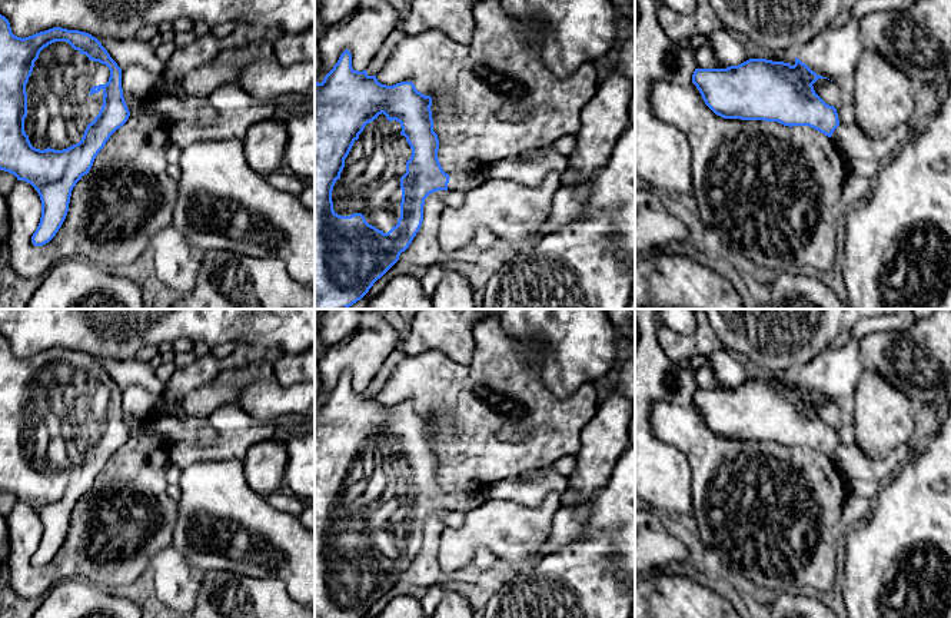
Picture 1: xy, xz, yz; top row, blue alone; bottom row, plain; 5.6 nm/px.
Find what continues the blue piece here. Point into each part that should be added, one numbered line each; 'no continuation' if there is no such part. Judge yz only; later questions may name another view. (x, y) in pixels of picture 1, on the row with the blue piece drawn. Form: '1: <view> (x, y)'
no continuation

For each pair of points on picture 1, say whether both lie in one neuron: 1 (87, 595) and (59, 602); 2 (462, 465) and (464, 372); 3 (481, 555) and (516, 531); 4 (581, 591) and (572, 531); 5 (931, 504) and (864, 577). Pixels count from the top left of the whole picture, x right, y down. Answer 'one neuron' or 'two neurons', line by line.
1: one neuron
2: one neuron
3: two neurons
4: two neurons
5: one neuron

